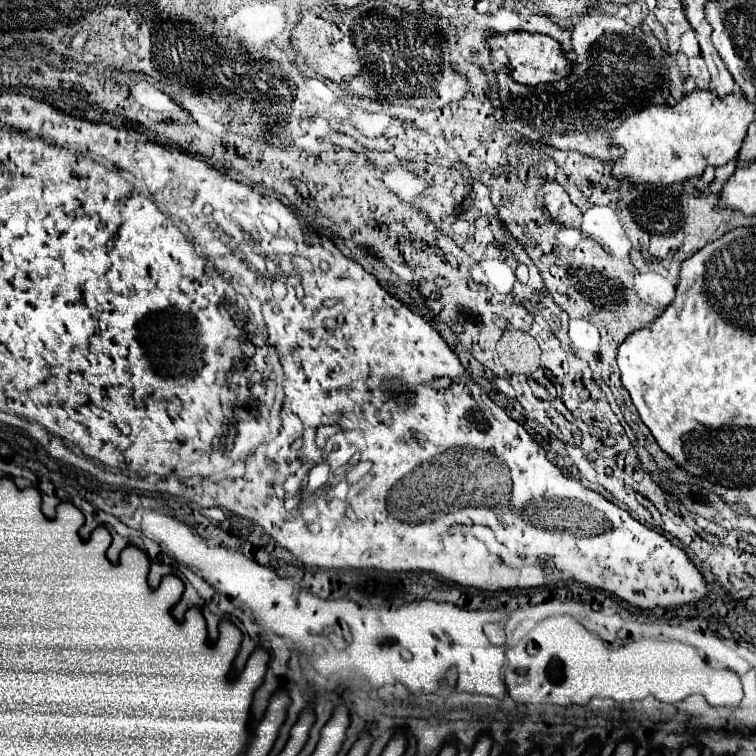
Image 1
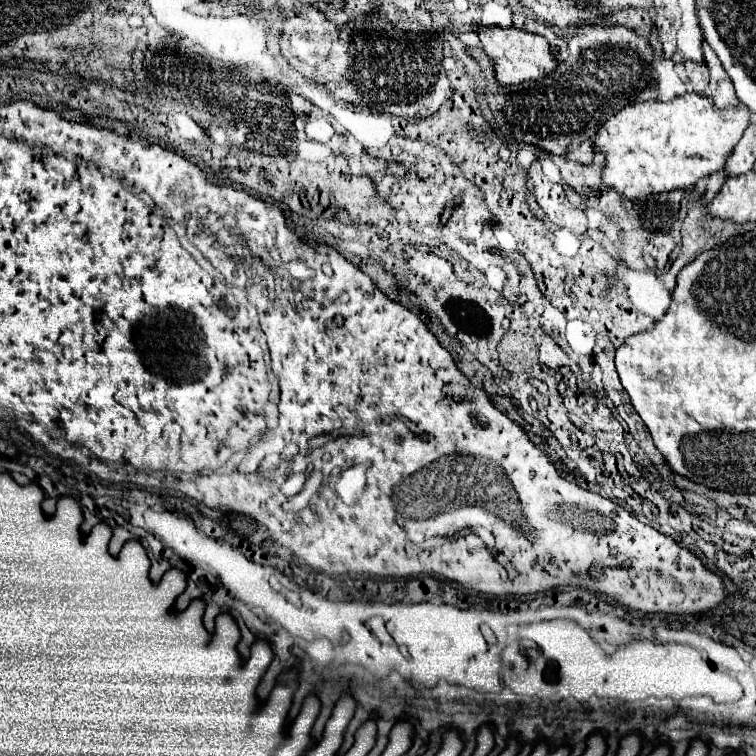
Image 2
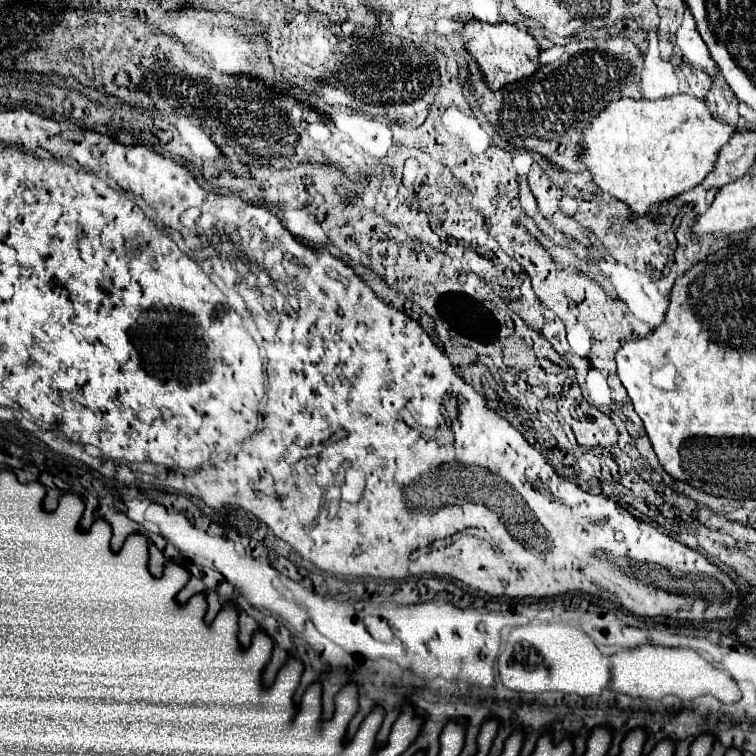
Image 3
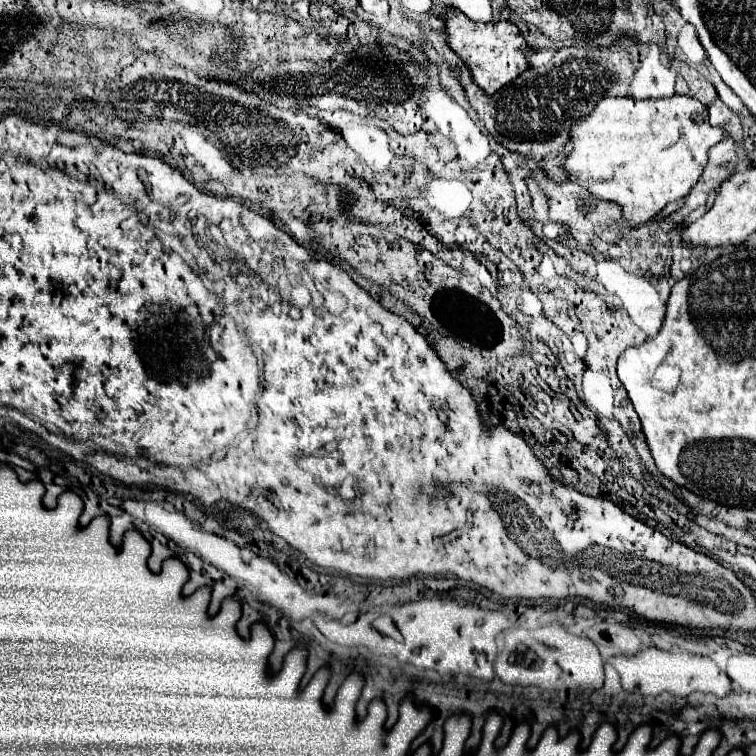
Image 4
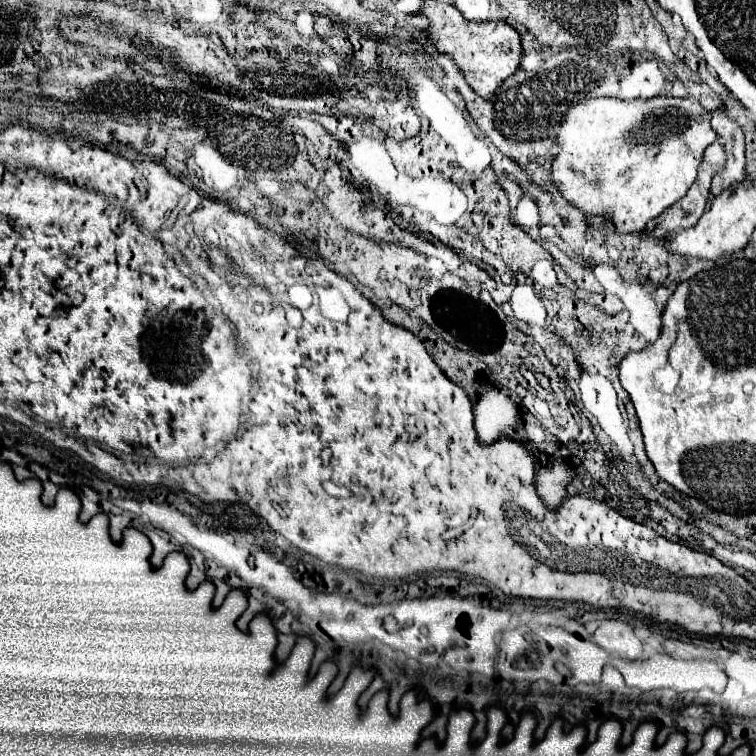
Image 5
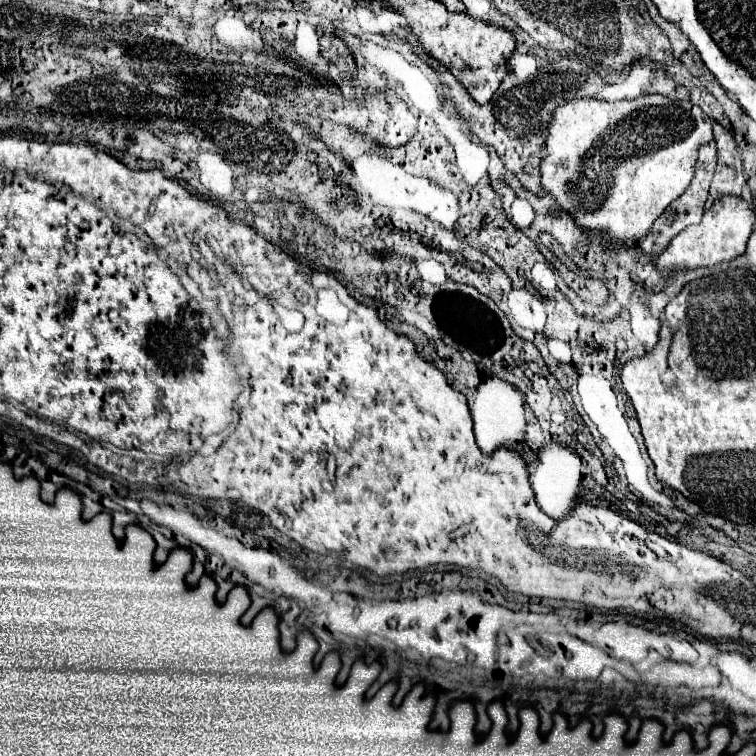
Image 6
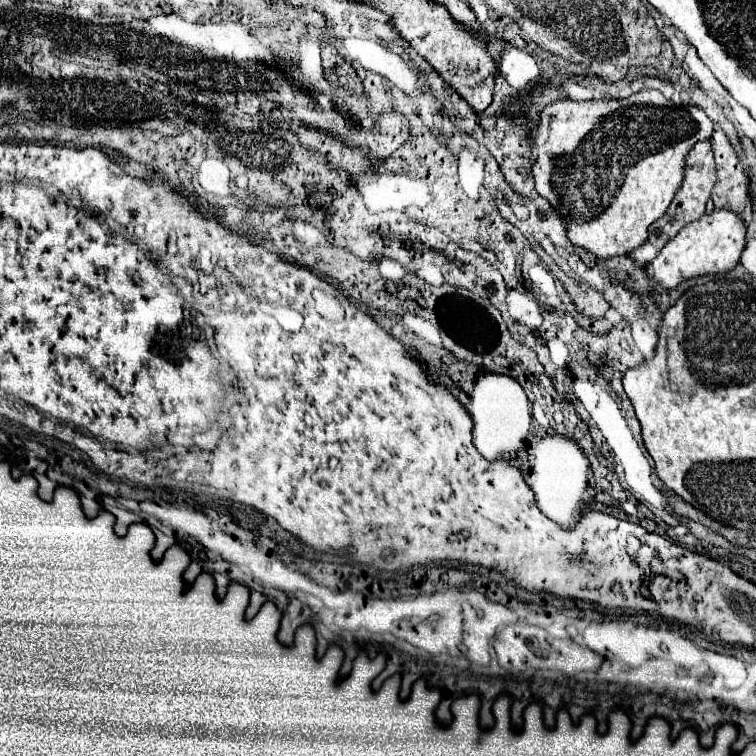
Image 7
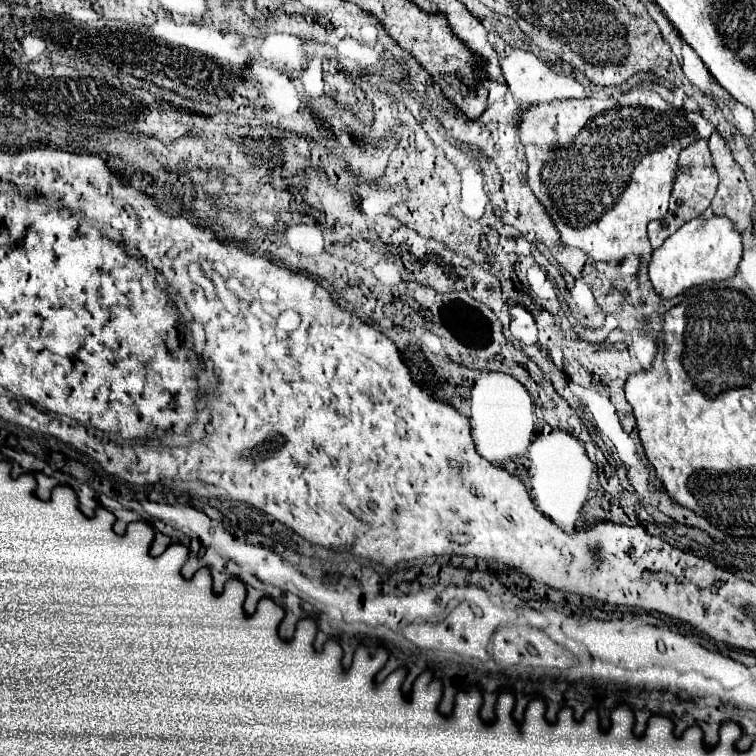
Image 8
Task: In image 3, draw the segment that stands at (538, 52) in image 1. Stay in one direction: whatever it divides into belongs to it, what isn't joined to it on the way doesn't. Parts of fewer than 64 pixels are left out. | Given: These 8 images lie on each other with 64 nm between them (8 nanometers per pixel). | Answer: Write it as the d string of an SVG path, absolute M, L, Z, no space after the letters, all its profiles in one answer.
M464 22L460 30L466 52L478 62L478 68L490 90L498 90L520 78L530 76L540 68L538 64L538 44L528 34L518 30L514 24L484 24L484 22Z

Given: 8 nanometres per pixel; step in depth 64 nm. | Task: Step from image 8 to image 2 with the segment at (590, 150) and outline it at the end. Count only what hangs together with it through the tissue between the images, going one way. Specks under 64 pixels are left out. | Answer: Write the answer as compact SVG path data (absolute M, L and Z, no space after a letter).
M684 94L676 96L670 102L628 102L618 110L618 114L608 116L596 138L594 152L604 156L602 182L616 190L630 202L646 202L654 194L664 194L672 190L688 190L696 186L698 180L718 172L724 166L724 156L732 152L736 140L748 126L748 110L714 110L712 100L702 94Z

